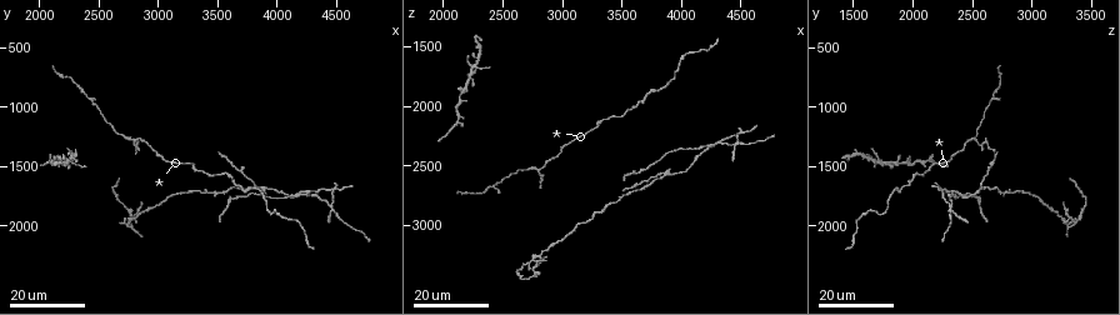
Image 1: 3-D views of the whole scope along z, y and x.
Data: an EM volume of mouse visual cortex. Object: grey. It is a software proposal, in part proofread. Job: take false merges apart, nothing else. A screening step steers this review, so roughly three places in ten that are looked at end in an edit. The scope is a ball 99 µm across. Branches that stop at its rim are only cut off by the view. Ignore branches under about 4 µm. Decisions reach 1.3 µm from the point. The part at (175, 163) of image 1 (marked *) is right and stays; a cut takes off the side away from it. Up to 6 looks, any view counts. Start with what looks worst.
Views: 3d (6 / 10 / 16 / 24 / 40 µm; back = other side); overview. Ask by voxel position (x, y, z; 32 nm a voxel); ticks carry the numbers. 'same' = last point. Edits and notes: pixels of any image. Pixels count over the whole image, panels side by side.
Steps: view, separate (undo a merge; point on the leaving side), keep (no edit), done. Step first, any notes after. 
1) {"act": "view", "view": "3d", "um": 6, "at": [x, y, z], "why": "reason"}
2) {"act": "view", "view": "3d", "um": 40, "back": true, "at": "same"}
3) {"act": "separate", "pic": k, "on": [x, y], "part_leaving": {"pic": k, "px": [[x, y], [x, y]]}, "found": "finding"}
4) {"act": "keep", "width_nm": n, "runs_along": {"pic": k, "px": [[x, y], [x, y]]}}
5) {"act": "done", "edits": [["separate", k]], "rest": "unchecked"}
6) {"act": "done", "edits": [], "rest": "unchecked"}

{"act": "view", "view": "3d", "um": 16, "at": [3640, 1760, 2540], "why": "three-way junction"}

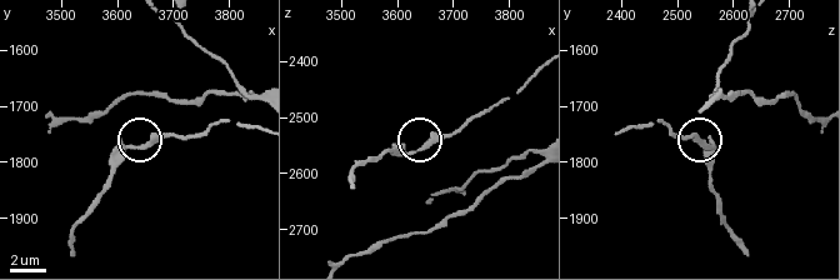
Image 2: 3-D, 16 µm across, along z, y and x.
{"act": "view", "view": "3d", "um": 10, "at": [3635, 1775, 2560], "why": "closer look"}

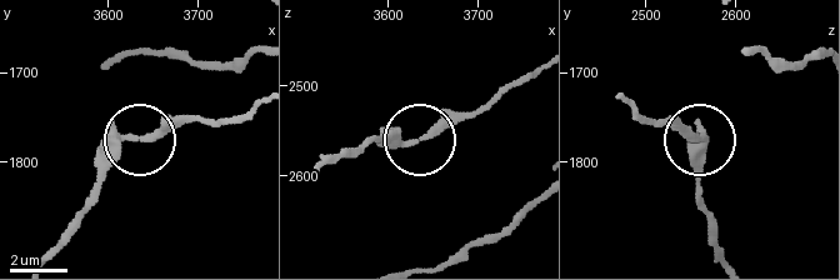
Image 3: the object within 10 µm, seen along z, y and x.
{"act": "separate", "pic": 3, "on": [105, 176], "part_leaving": {"pic": 3, "px": [[118, 141], [98, 196], [53, 254]]}, "found": "a second neuron is stuck on"}

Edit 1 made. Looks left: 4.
{"act": "view", "view": "3d", "um": 24, "at": [2240, 1460, 1720]}

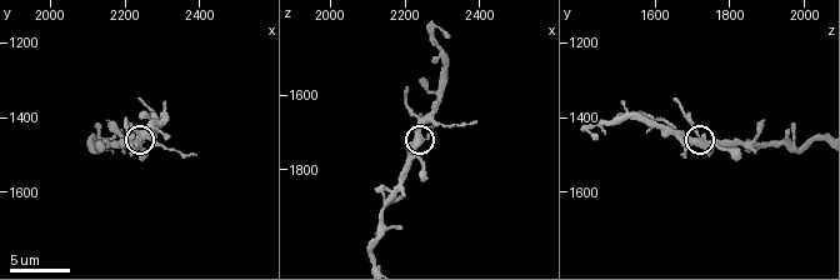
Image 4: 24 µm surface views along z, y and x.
{"act": "view", "view": "3d", "um": 10, "at": [2250, 1460, 1720], "why": "zoom in"}

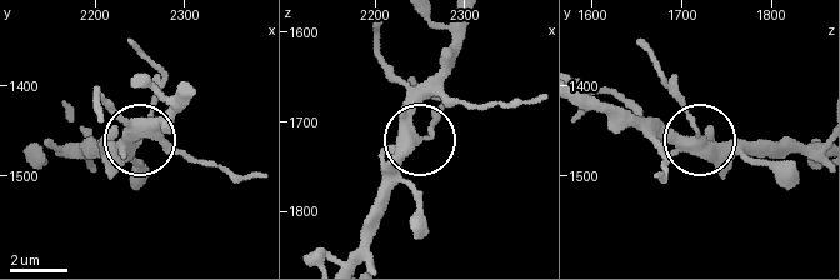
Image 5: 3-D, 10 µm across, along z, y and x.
{"act": "keep", "width_nm": 240, "found": "all the same neuron"}

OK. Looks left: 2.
{"act": "view", "view": "3d", "um": 24, "at": [2140, 1440, 2120], "why": "three-way junction"}

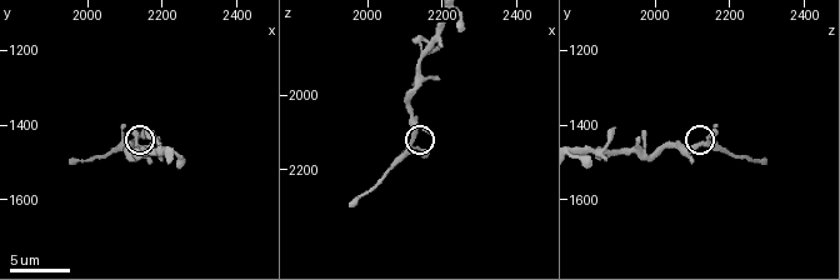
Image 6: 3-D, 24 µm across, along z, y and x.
{"act": "view", "view": "3d", "um": 6, "at": [2120, 1450, 2130]}

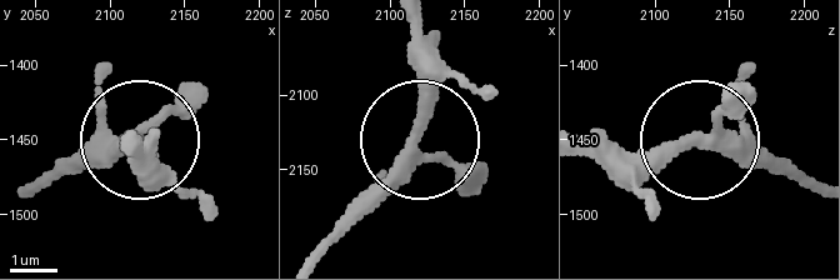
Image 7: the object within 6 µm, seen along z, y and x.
{"act": "keep", "found": "all the same neuron"}

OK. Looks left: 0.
{"act": "done", "edits": [["separate", 3]], "rest": "unchecked"}

